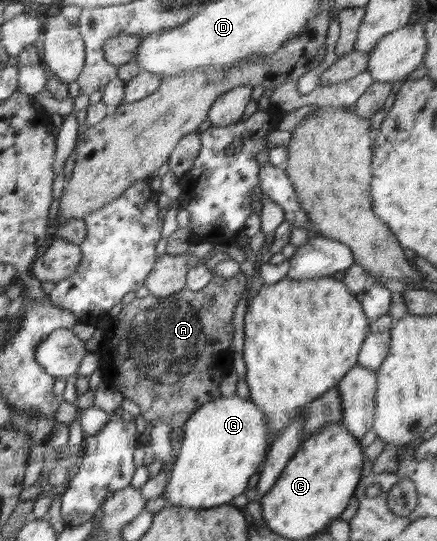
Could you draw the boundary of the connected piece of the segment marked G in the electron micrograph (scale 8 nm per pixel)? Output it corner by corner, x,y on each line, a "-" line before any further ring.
238,395
220,396
198,408
184,424
182,447
169,472
168,483
163,492
165,508
184,507
185,509
209,509
231,504
233,499
246,493
249,478
259,471
267,452
265,413
251,399

